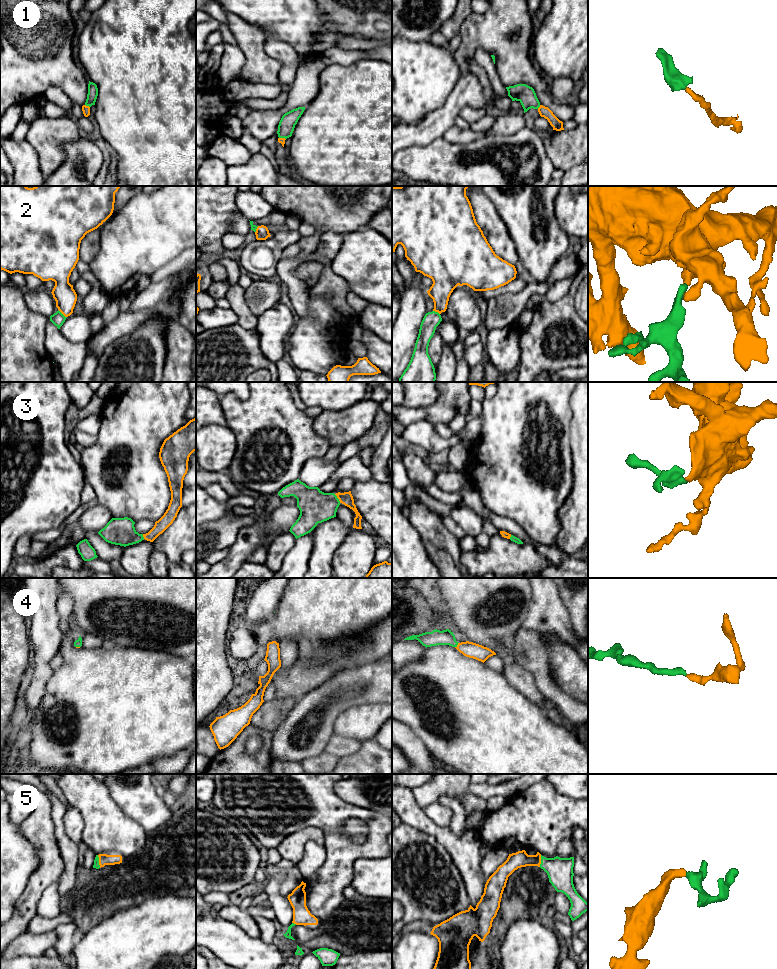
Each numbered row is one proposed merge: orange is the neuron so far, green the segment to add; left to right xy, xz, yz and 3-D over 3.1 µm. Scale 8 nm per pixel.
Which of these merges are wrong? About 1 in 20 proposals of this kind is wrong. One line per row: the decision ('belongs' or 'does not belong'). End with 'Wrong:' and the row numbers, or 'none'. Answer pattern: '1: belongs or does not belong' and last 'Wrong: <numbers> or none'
1: belongs
2: belongs
3: belongs
4: belongs
5: belongs
Wrong: none

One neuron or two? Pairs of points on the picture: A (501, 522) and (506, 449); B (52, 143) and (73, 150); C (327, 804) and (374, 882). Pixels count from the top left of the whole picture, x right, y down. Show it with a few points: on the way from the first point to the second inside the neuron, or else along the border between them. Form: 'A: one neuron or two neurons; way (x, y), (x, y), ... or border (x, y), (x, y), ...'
A: two neurons; border (481, 503), (486, 509), (509, 517), (522, 527)
B: two neurons; border (82, 133), (64, 144), (64, 160), (56, 169)
C: two neurons; border (381, 856), (359, 857), (353, 864), (352, 880)

